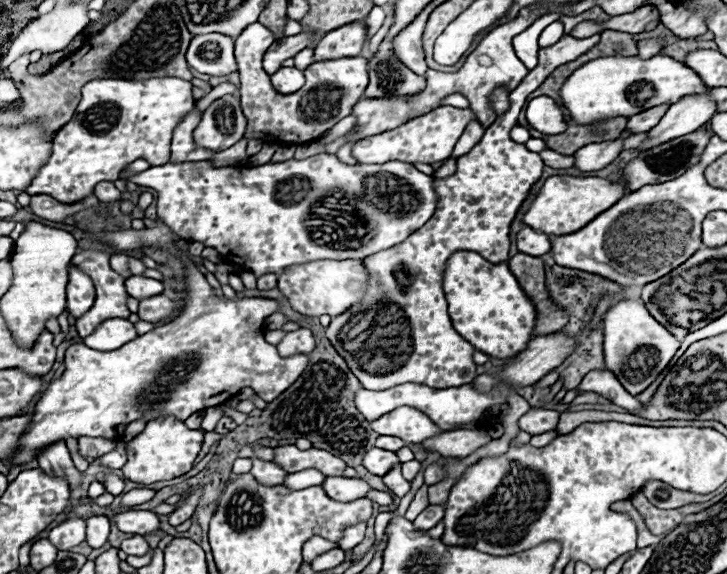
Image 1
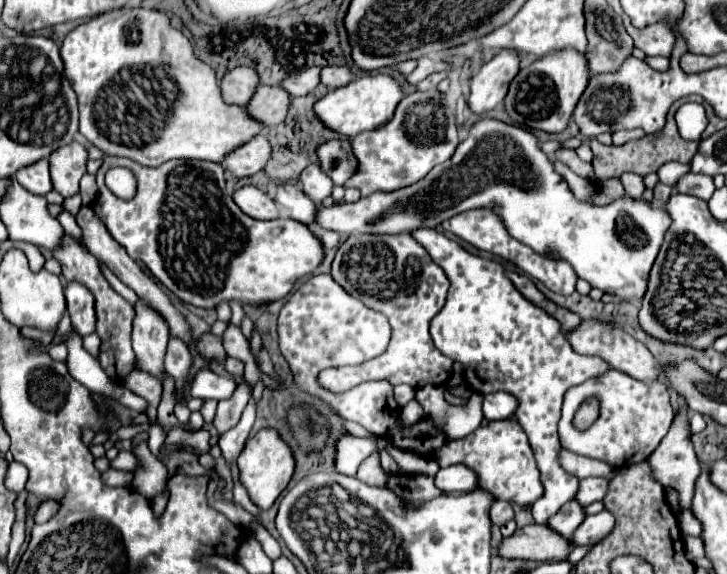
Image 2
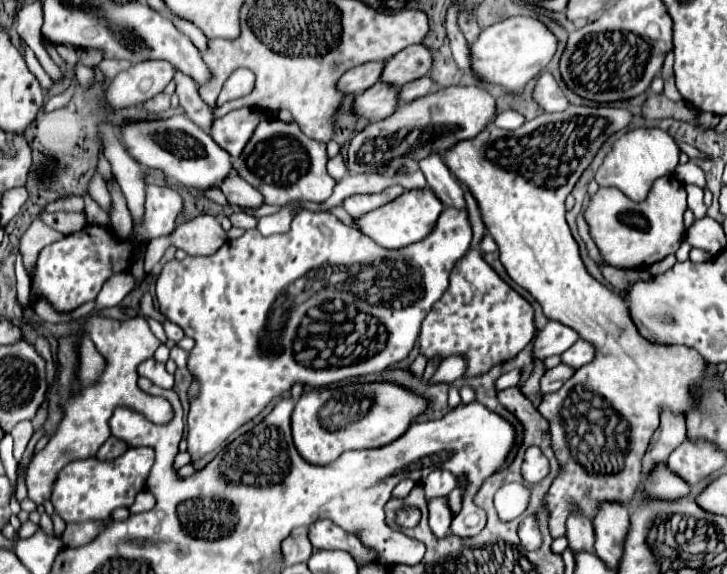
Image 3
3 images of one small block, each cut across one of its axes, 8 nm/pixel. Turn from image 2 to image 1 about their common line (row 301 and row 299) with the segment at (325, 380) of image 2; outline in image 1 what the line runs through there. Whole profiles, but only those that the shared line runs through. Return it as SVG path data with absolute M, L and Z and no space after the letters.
M564 34L554 46L540 48L538 66L510 92L510 114L496 118L484 138L468 154L458 158L456 174L434 180L438 210L426 226L410 234L406 242L362 260L370 274L370 286L360 302L332 318L326 328L326 338L348 362L348 368L366 390L382 390L406 382L430 388L454 388L476 378L476 364L472 360L476 350L452 328L446 312L448 304L442 290L446 262L458 250L478 252L492 264L508 260L510 224L544 168L540 154L514 142L510 130L518 124L518 114L528 94L532 94L552 70L578 58L598 44L598 40L600 36L580 40Z

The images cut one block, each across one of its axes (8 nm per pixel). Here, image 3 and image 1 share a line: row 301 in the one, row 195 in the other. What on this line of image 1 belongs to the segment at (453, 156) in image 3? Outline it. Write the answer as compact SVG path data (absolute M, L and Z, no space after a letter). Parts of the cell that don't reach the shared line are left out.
M568 174L550 176L540 188L534 202L530 204L522 222L548 236L570 234L586 226L590 220L594 220L598 214L602 214L610 206L614 206L624 194L626 194L626 188L622 188L622 180L614 184L596 176L568 176Z

